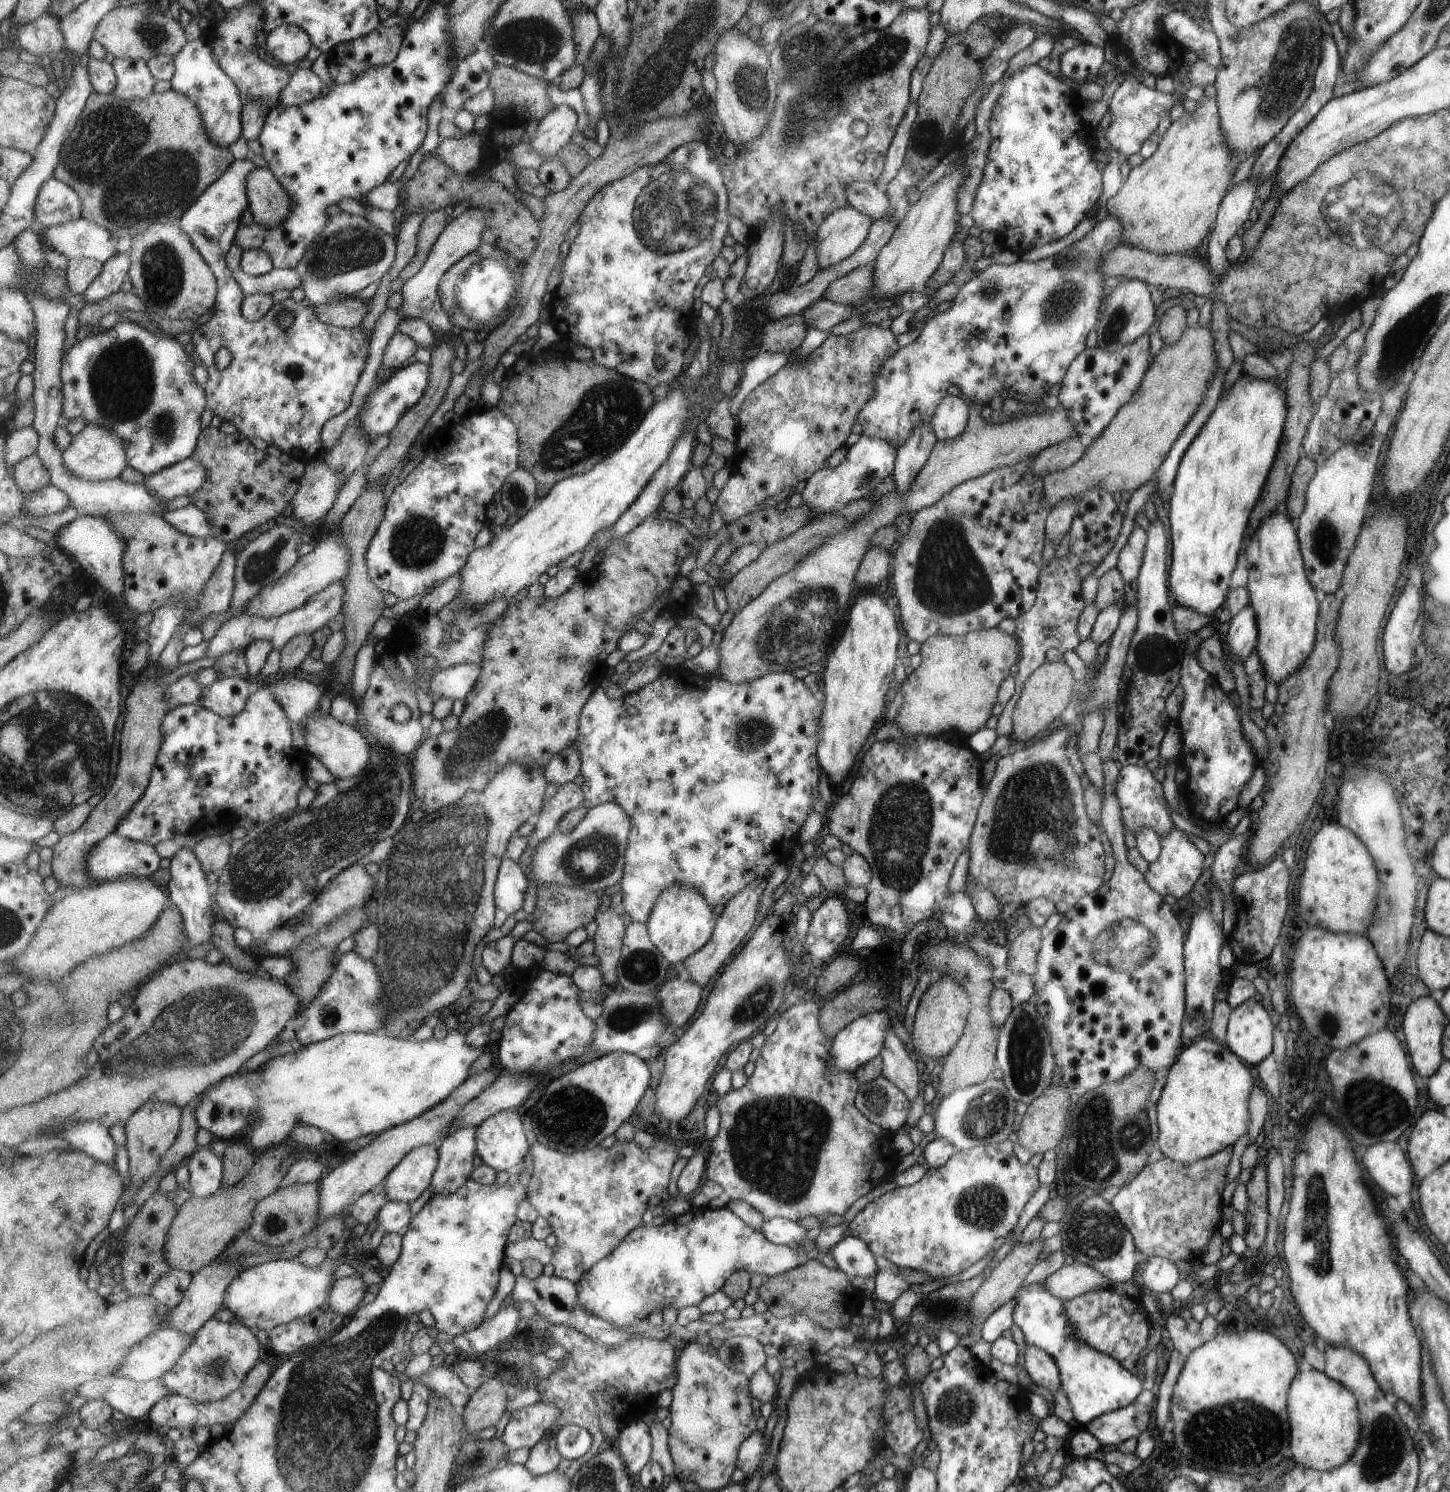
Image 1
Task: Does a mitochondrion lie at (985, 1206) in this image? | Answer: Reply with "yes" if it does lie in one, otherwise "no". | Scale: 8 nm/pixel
yes

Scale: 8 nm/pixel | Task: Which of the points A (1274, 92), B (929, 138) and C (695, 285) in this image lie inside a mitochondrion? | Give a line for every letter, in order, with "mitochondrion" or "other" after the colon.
A: mitochondrion
B: mitochondrion
C: other

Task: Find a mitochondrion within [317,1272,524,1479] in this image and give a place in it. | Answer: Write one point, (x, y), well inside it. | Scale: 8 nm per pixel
(470, 1464)

